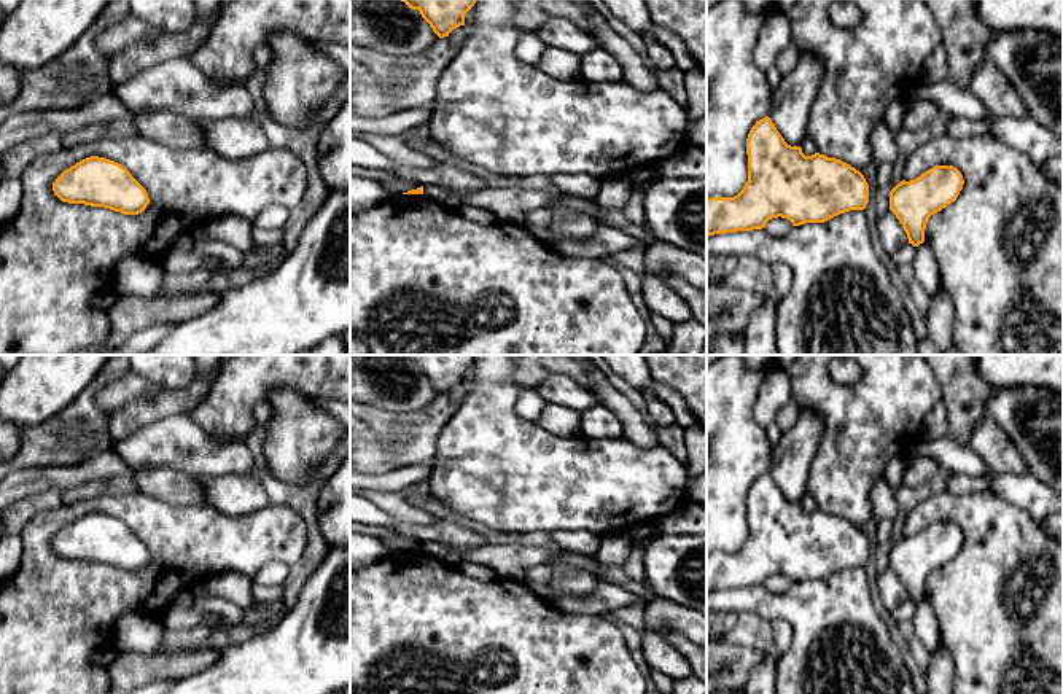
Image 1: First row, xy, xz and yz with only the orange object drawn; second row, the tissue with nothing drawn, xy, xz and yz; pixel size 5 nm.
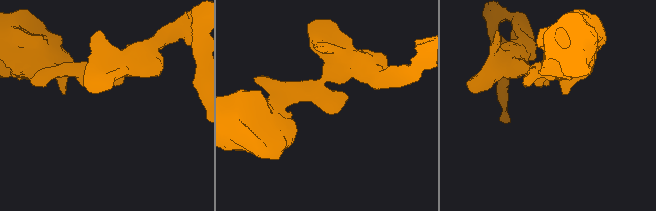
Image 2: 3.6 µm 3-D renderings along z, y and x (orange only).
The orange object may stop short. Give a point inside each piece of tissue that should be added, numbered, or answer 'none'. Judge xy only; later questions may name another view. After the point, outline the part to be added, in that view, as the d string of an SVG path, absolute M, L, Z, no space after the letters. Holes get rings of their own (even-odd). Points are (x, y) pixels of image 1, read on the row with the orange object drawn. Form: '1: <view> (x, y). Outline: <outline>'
none

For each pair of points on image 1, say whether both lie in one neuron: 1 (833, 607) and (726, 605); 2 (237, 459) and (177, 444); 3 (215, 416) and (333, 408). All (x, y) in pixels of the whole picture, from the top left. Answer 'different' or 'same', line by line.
1: same
2: same
3: different

